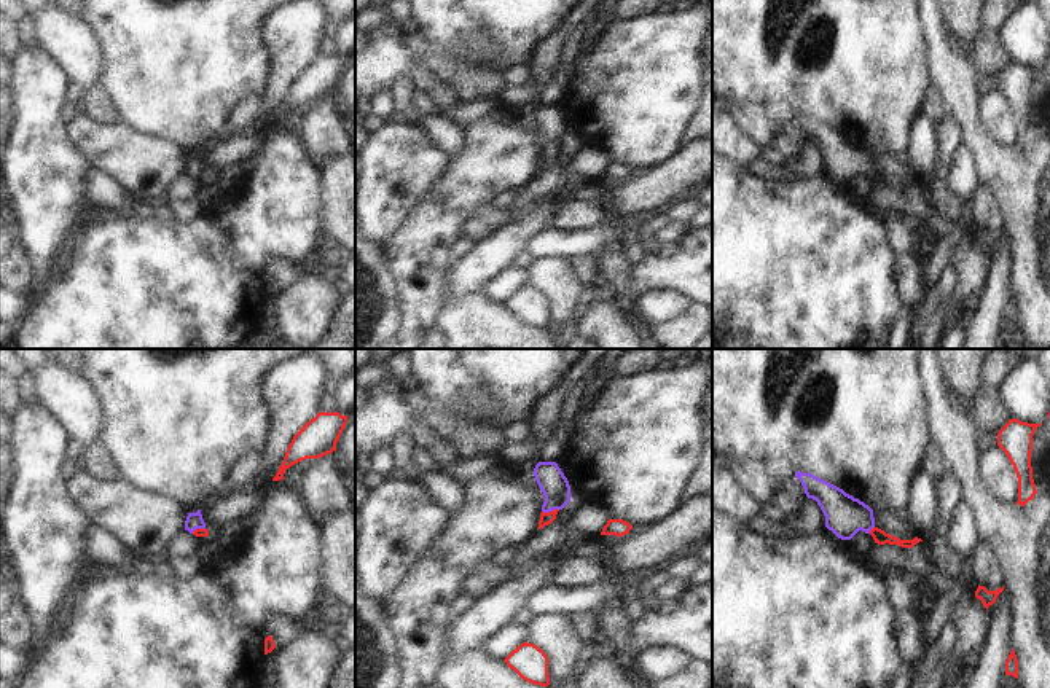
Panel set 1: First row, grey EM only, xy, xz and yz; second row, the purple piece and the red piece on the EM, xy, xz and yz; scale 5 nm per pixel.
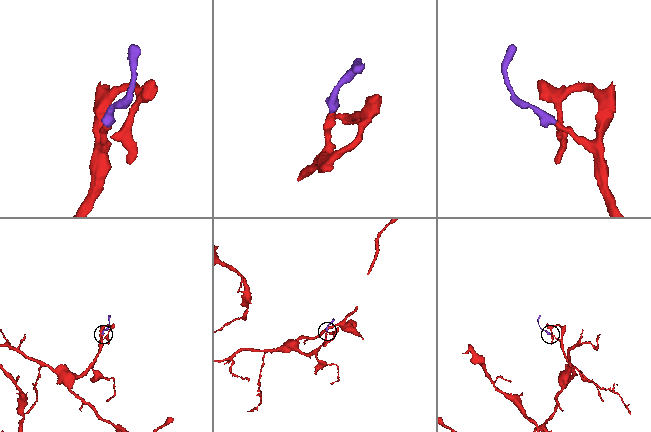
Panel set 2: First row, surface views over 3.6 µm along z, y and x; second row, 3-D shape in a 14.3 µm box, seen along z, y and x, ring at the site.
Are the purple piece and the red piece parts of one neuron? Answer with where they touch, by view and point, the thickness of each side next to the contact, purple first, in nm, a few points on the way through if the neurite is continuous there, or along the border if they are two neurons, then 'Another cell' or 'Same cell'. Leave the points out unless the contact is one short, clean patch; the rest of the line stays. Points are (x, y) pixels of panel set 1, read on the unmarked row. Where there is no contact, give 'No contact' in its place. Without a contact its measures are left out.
Touches purple at xz (550, 153). Thickness 140 nm (purple) against 60 nm. Path across: xz (552, 125), (550, 153), (545, 161). Same cell

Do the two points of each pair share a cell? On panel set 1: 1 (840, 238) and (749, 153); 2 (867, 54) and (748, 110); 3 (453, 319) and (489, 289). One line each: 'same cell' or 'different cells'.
1: different cells
2: different cells
3: different cells

